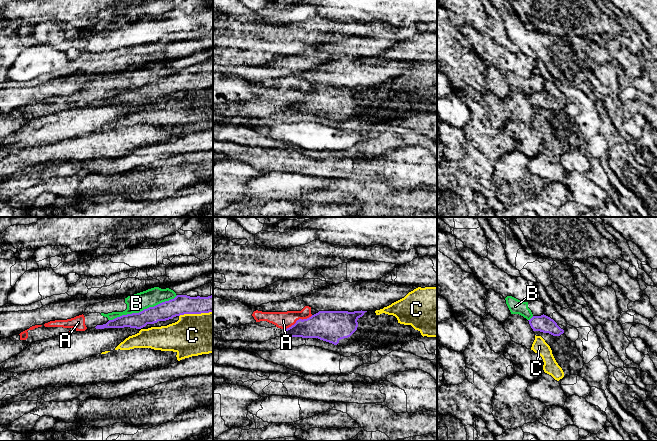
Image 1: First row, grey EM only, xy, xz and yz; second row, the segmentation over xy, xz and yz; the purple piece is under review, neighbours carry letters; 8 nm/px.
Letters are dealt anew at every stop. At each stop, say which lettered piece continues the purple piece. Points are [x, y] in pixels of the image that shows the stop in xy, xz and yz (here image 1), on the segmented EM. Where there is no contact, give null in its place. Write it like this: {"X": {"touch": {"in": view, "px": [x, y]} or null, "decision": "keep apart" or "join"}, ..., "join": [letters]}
{"A": {"touch": {"in": "xz", "px": [299, 319]}, "decision": "keep apart"}, "B": {"touch": {"in": "xy", "px": [144, 309]}, "decision": "keep apart"}, "C": {"touch": {"in": "xy", "px": [195, 313]}, "decision": "keep apart"}, "join": []}

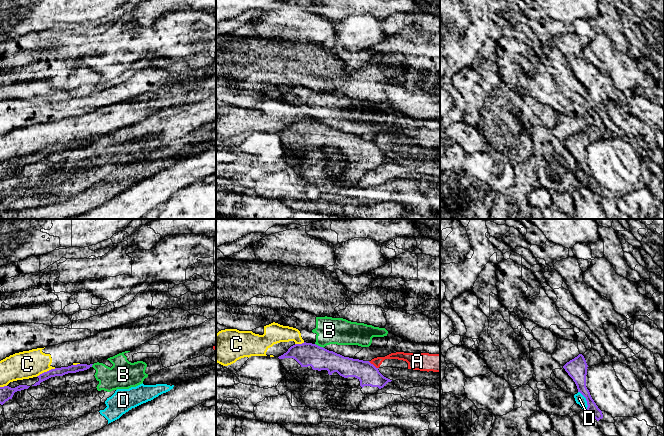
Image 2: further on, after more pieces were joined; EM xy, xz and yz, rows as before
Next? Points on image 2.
{"A": {"touch": {"in": "xz", "px": [372, 364]}, "decision": "keep apart"}, "B": {"touch": {"in": "xz", "px": [319, 346]}, "decision": "keep apart"}, "C": {"touch": {"in": "xy", "px": [45, 372]}, "decision": "keep apart"}, "D": {"touch": {"in": "yz", "px": [586, 400]}, "decision": "keep apart"}, "join": []}

